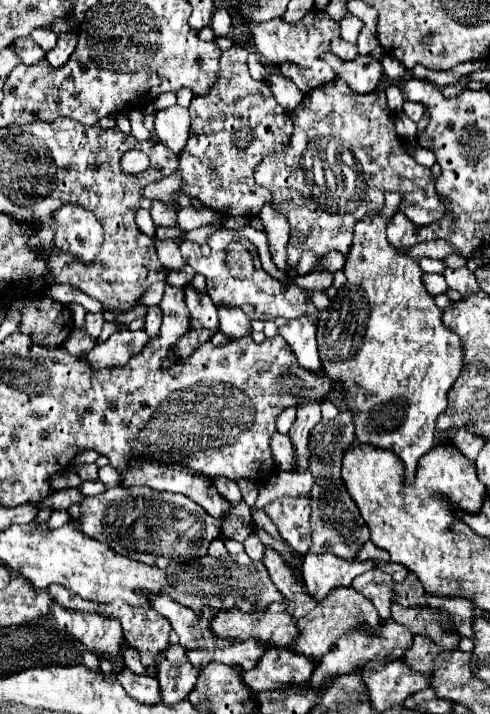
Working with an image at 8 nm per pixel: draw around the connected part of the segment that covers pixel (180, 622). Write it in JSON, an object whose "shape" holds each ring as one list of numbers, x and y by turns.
{"shape":[[135,591,135,593,147,597,149,605,171,623,173,631,179,637,179,643,189,651,221,649,239,643,239,639,221,639,213,635,211,621,217,615,217,609,203,609,203,615,197,617,189,607,175,603,167,595,153,595,147,591]]}

